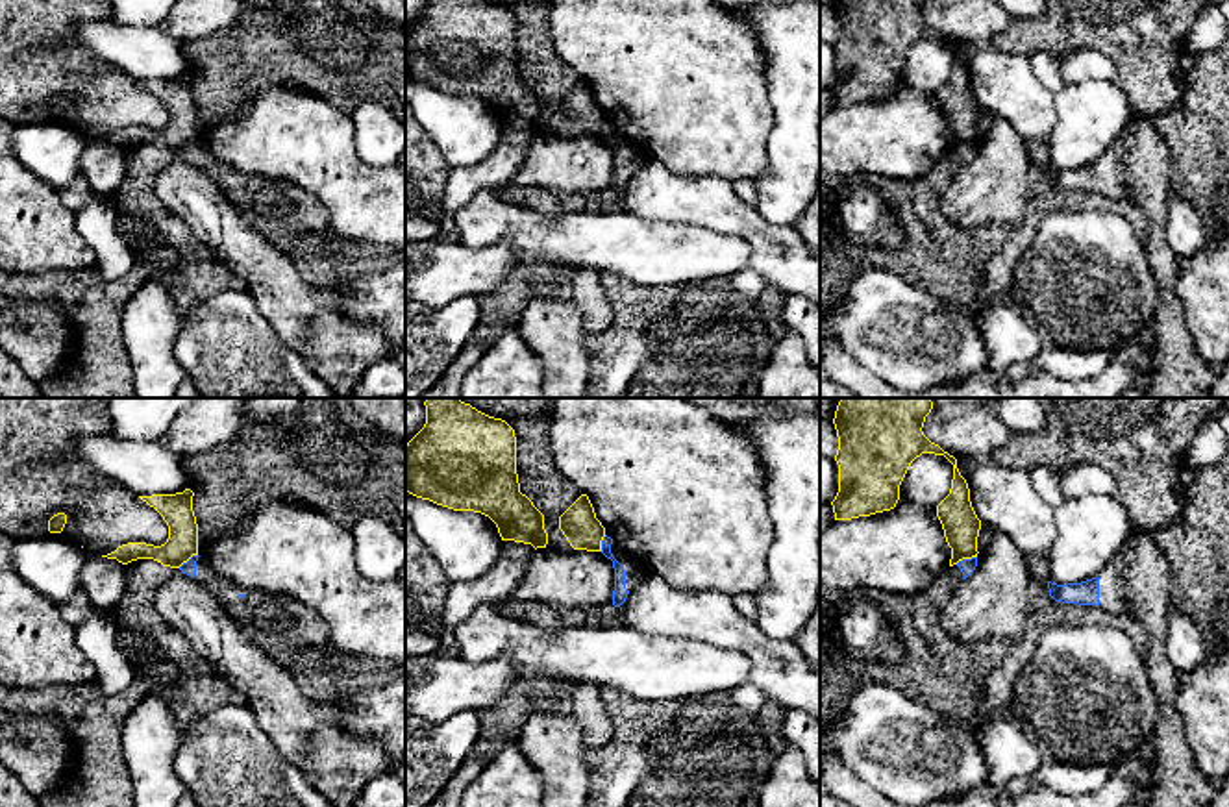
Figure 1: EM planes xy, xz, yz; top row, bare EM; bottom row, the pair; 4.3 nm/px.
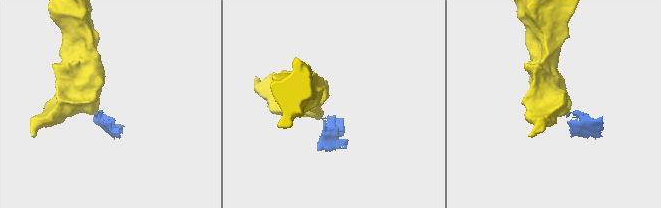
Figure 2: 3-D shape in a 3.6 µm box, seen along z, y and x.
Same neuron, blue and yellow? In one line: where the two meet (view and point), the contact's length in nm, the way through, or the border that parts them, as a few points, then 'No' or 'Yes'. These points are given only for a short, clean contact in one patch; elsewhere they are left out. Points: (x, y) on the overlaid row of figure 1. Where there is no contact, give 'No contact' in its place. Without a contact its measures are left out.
Touches blue at yz (965, 559). Shared border 100 nm. Boundary: yz (976, 556), (955, 563). No

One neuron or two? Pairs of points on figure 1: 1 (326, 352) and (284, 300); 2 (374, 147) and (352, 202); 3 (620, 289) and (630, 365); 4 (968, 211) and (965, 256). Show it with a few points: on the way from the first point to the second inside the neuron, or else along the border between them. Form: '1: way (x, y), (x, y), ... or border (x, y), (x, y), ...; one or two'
1: way (317, 339), (302, 326), (302, 319), (297, 313); one
2: border (352, 123), (358, 156), (372, 165), (385, 165); two
3: way (630, 308), (630, 347); one
4: border (943, 191), (941, 210), (954, 223), (994, 224); two

